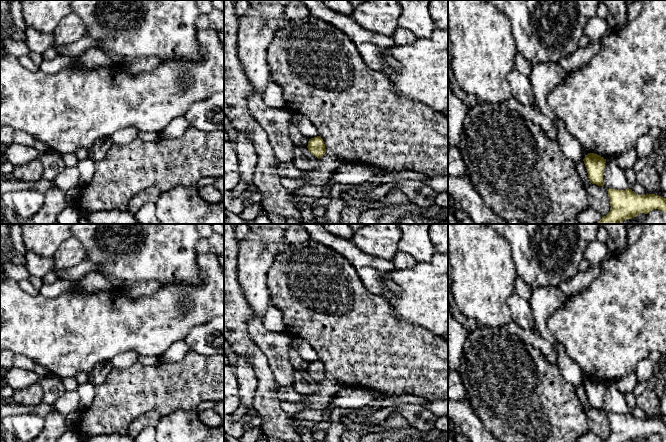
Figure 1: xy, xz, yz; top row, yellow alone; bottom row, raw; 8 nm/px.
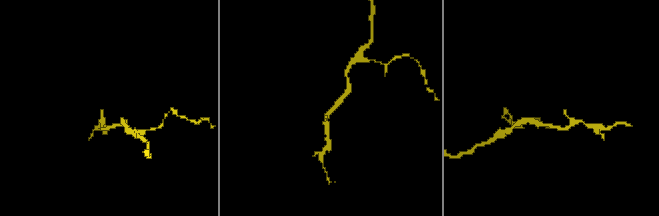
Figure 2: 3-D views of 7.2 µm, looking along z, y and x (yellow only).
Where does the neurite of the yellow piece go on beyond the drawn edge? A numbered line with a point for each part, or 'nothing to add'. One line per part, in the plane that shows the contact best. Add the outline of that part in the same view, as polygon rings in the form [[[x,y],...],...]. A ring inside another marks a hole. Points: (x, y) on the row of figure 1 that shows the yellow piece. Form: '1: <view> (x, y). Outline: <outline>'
nothing to add

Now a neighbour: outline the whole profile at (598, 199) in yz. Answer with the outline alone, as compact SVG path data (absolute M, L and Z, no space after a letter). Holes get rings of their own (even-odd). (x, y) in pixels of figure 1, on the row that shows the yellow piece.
M591 183L586 187L586 191L589 207L606 216L611 209L607 189Z

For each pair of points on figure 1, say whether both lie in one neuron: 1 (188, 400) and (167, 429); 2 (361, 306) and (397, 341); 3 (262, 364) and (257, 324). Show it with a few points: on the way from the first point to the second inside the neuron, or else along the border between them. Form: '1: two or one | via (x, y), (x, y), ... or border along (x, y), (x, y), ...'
1: two | border along (195, 409), (178, 409), (162, 416)
2: one | via (368, 316), (387, 335)
3: two | border along (247, 329), (249, 338), (264, 354), (271, 370)

